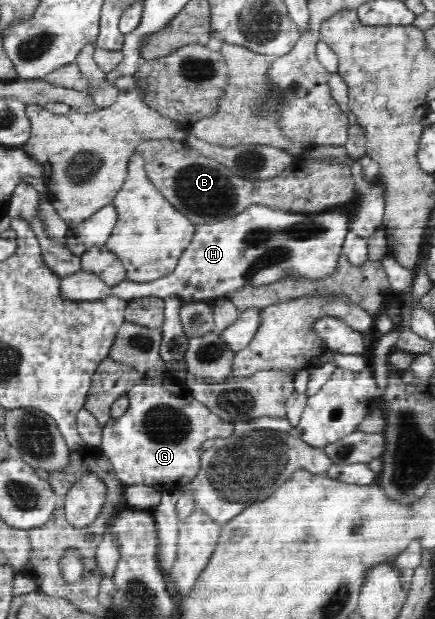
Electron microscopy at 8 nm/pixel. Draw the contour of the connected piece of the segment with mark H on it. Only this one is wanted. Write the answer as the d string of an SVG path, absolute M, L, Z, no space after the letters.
M252 204L234 218L195 226L192 242L182 252L174 272L168 276L150 282L126 279L116 286L108 286L98 275L78 271L61 278L60 297L93 301L118 296L128 301L140 296L179 296L186 304L204 301L212 305L219 297L244 286L260 288L278 282L288 274L306 280L320 280L332 276L339 256L347 250L349 217L340 207L304 216Z

